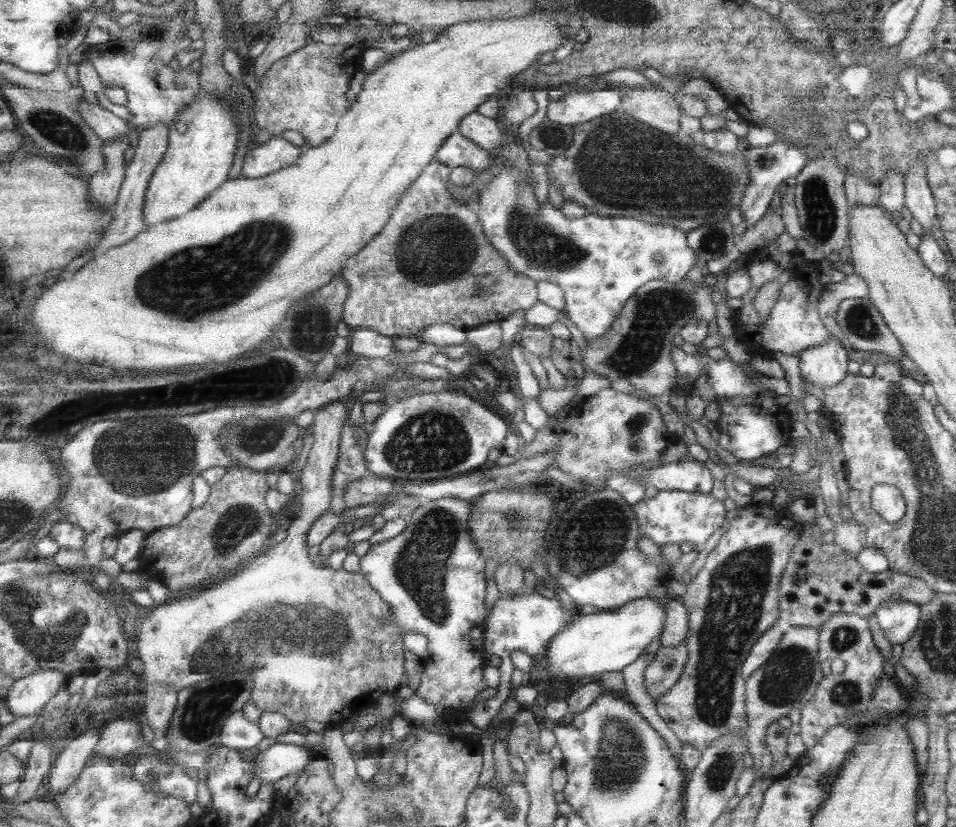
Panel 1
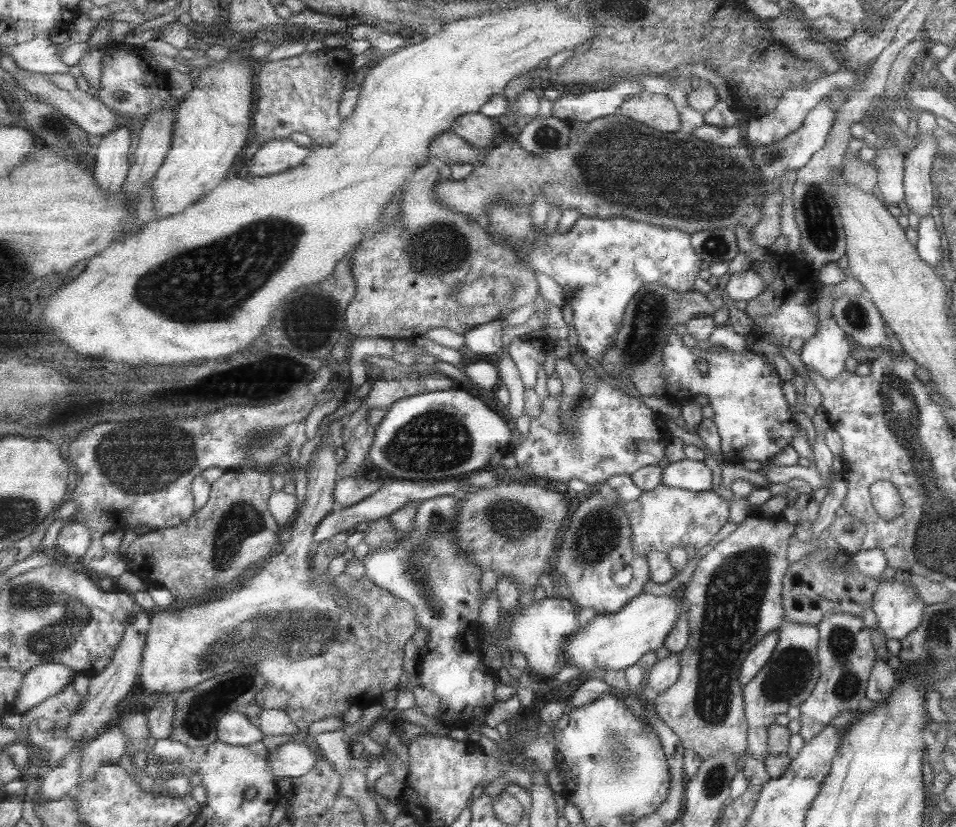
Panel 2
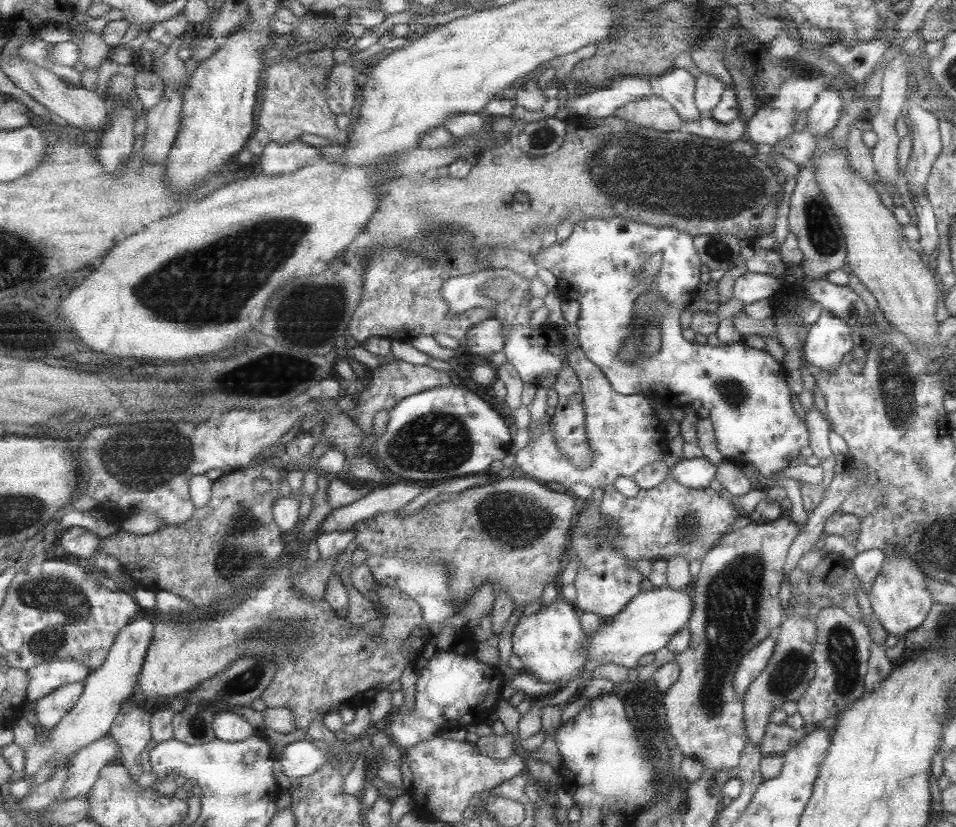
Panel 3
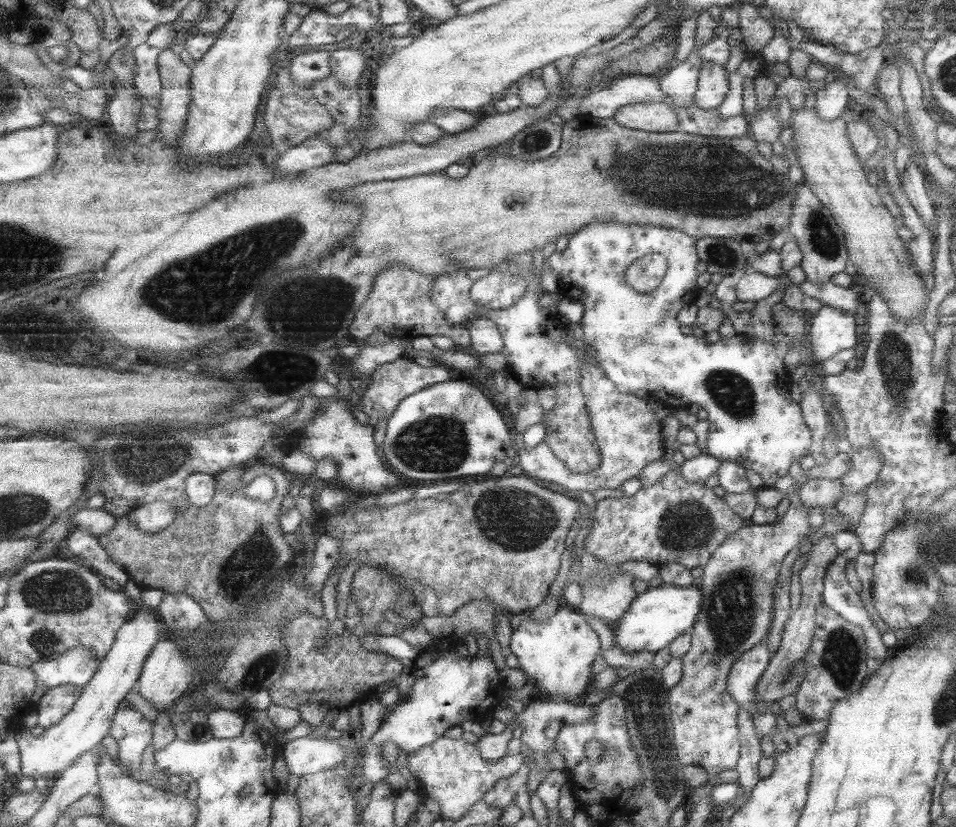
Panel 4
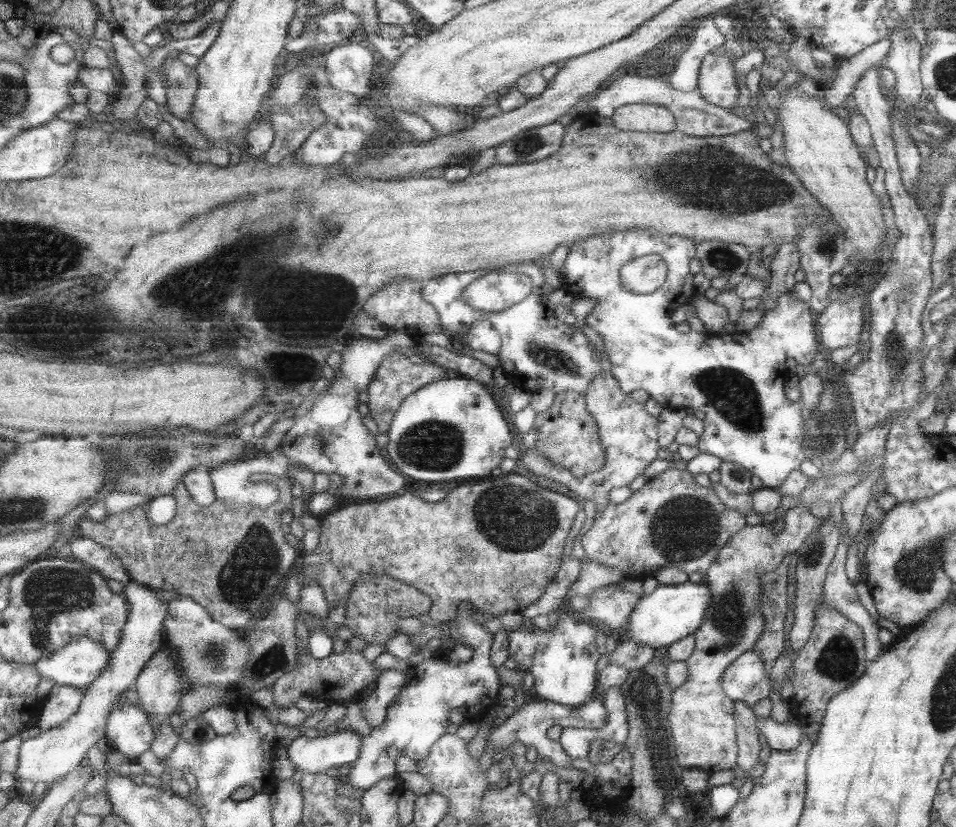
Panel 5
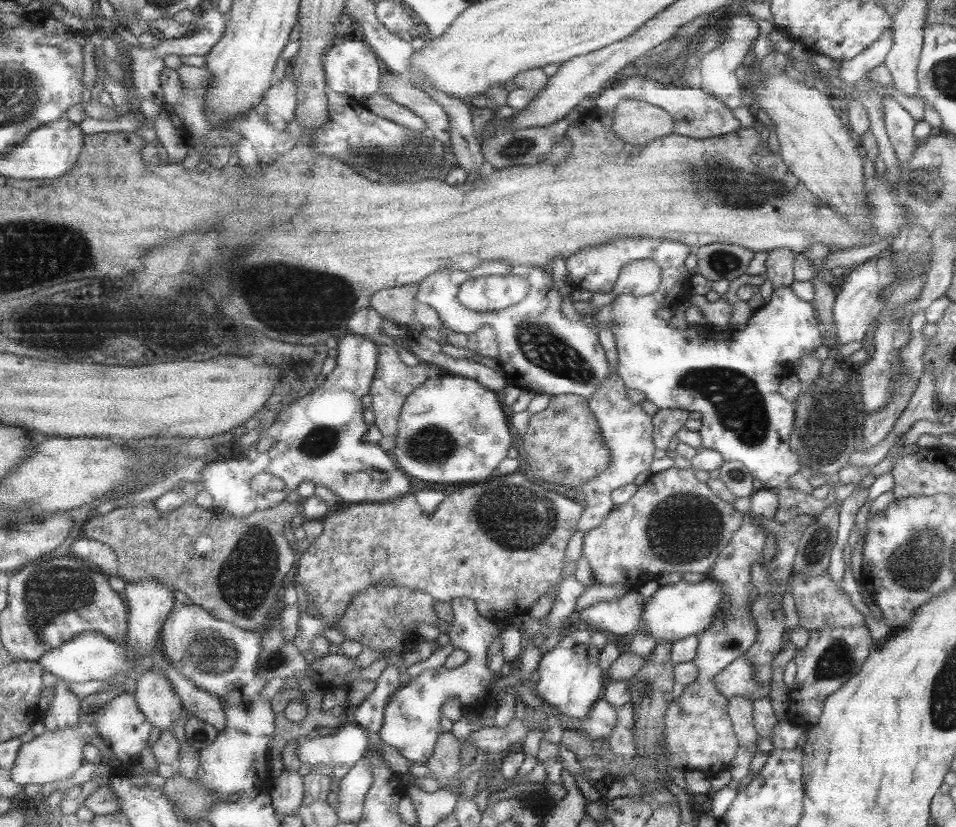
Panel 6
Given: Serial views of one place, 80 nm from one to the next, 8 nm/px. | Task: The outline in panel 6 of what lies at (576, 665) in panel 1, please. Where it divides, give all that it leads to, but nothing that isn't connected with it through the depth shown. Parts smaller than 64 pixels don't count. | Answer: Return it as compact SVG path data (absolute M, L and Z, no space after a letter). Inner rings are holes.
M704 577L697 583L681 581L674 585L659 587L644 606L644 633L653 635L659 641L678 641L705 632L716 620L722 609L726 594L720 582Z

